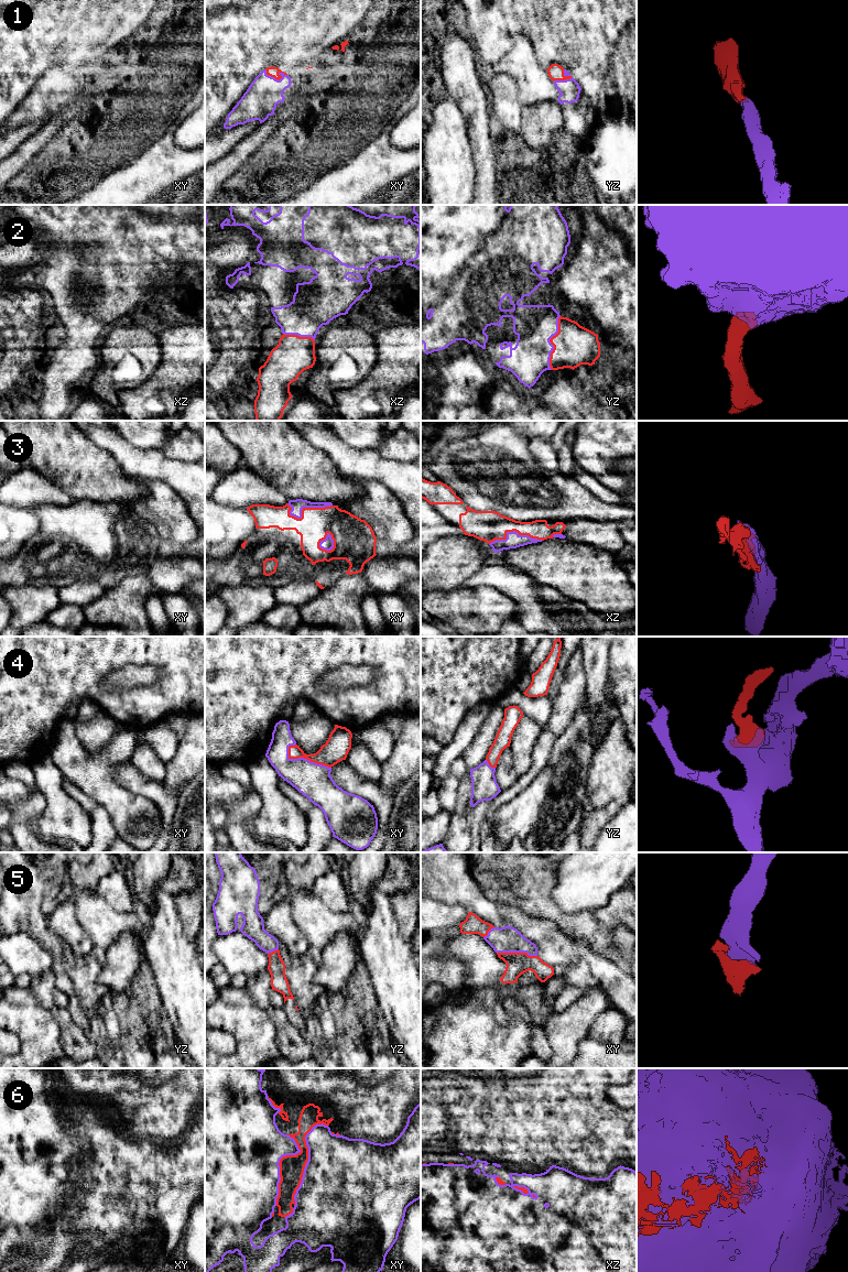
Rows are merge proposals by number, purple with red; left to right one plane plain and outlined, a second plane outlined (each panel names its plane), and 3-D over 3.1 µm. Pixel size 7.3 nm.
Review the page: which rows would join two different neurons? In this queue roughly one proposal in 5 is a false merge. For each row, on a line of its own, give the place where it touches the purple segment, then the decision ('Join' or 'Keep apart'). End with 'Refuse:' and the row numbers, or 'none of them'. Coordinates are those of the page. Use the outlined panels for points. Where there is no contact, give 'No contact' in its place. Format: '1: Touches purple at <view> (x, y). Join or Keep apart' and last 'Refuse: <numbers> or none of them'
1: Touches purple at xy (276, 79). Join
2: Touches purple at yz (550, 343). Join
3: Touches purple at xy (307, 507). Join
4: Touches purple at xy (305, 759). Join
5: Touches purple at xy (517, 952). Join
6: Touches purple at xy (307, 1162). Join
Refuse: none of them

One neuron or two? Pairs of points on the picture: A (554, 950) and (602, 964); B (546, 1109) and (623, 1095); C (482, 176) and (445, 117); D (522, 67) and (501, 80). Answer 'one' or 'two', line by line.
A: one
B: two
C: two
D: two

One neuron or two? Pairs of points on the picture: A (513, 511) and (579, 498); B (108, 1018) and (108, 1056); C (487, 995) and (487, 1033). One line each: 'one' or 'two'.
A: one
B: one
C: two

